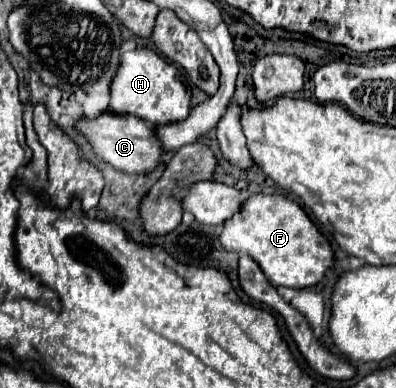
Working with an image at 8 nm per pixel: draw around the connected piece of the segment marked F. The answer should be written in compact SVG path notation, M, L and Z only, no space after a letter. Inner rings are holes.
M253 194L243 200L239 212L225 220L219 240L225 250L251 256L275 288L313 286L333 264L333 250L327 238L317 230L297 202L283 196Z

